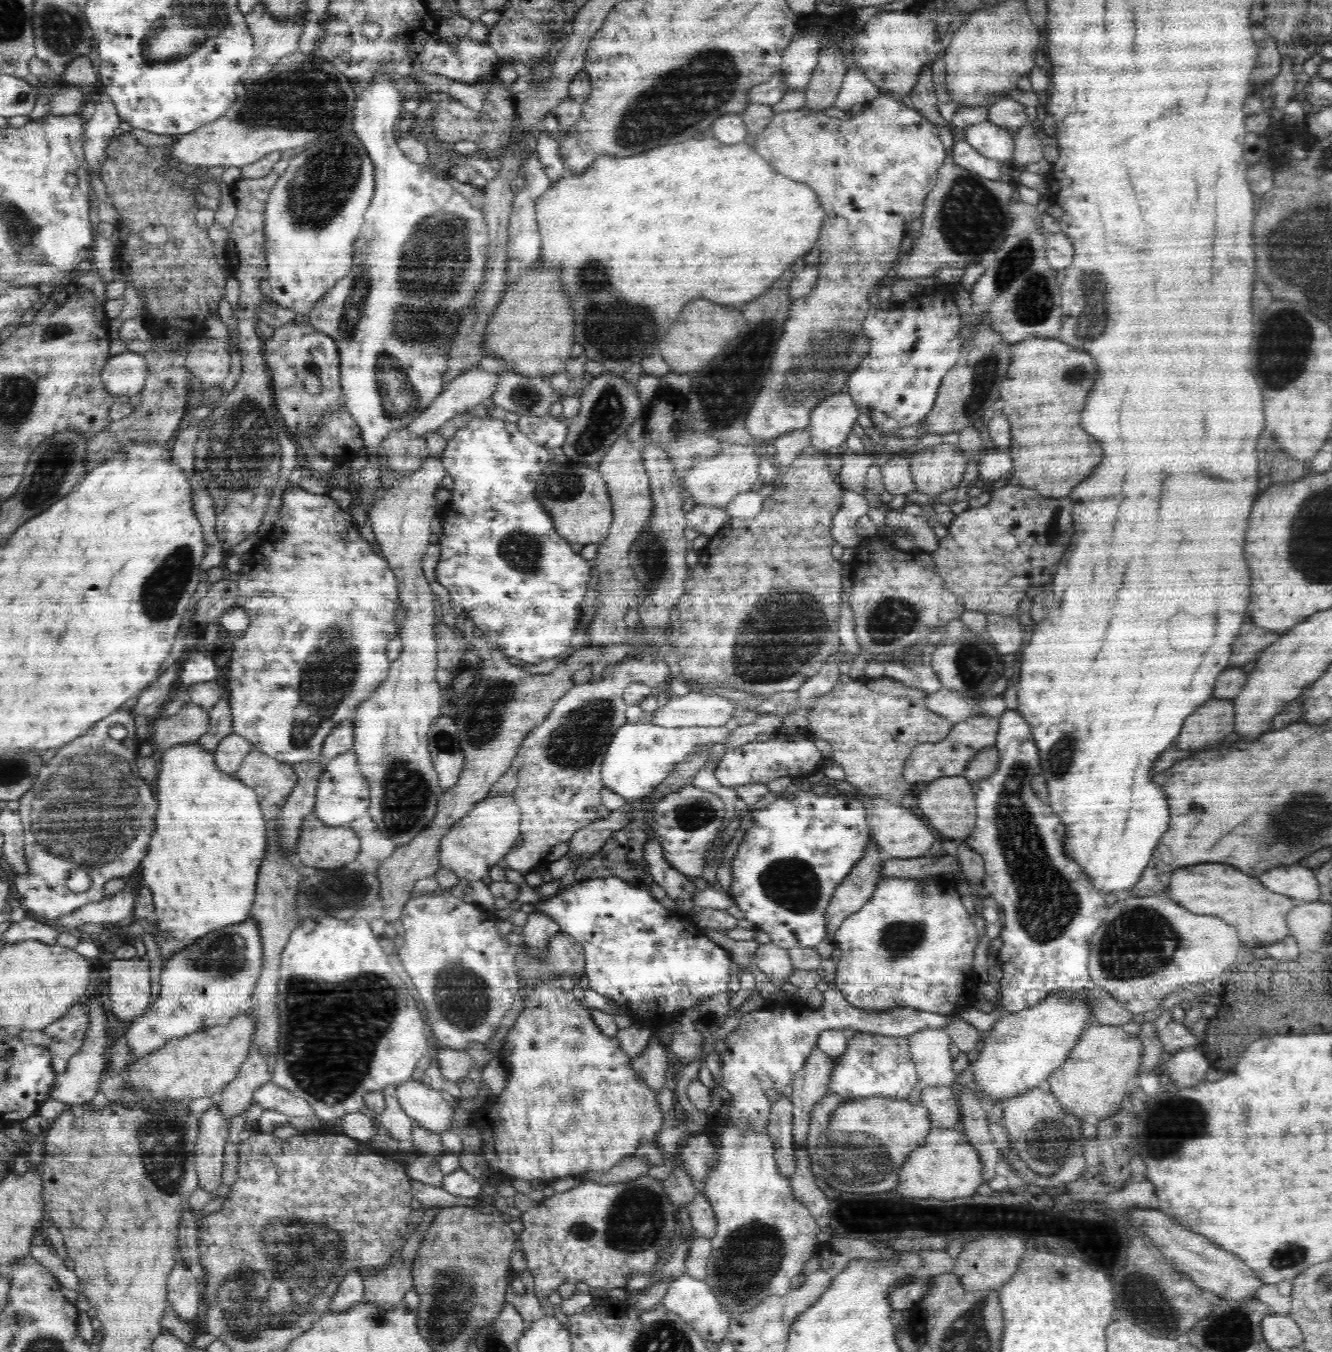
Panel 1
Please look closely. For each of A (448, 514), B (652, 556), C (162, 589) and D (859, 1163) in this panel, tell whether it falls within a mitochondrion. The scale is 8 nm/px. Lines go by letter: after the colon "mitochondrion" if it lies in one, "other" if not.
A: other
B: mitochondrion
C: mitochondrion
D: mitochondrion

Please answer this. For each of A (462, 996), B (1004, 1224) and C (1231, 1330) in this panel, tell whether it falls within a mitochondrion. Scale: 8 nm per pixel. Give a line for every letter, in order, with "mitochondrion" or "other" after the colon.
A: mitochondrion
B: other
C: mitochondrion

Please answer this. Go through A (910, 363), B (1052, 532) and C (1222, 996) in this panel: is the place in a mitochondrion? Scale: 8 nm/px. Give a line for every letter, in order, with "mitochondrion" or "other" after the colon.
A: other
B: mitochondrion
C: other

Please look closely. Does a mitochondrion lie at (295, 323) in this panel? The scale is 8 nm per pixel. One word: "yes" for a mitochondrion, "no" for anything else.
no

